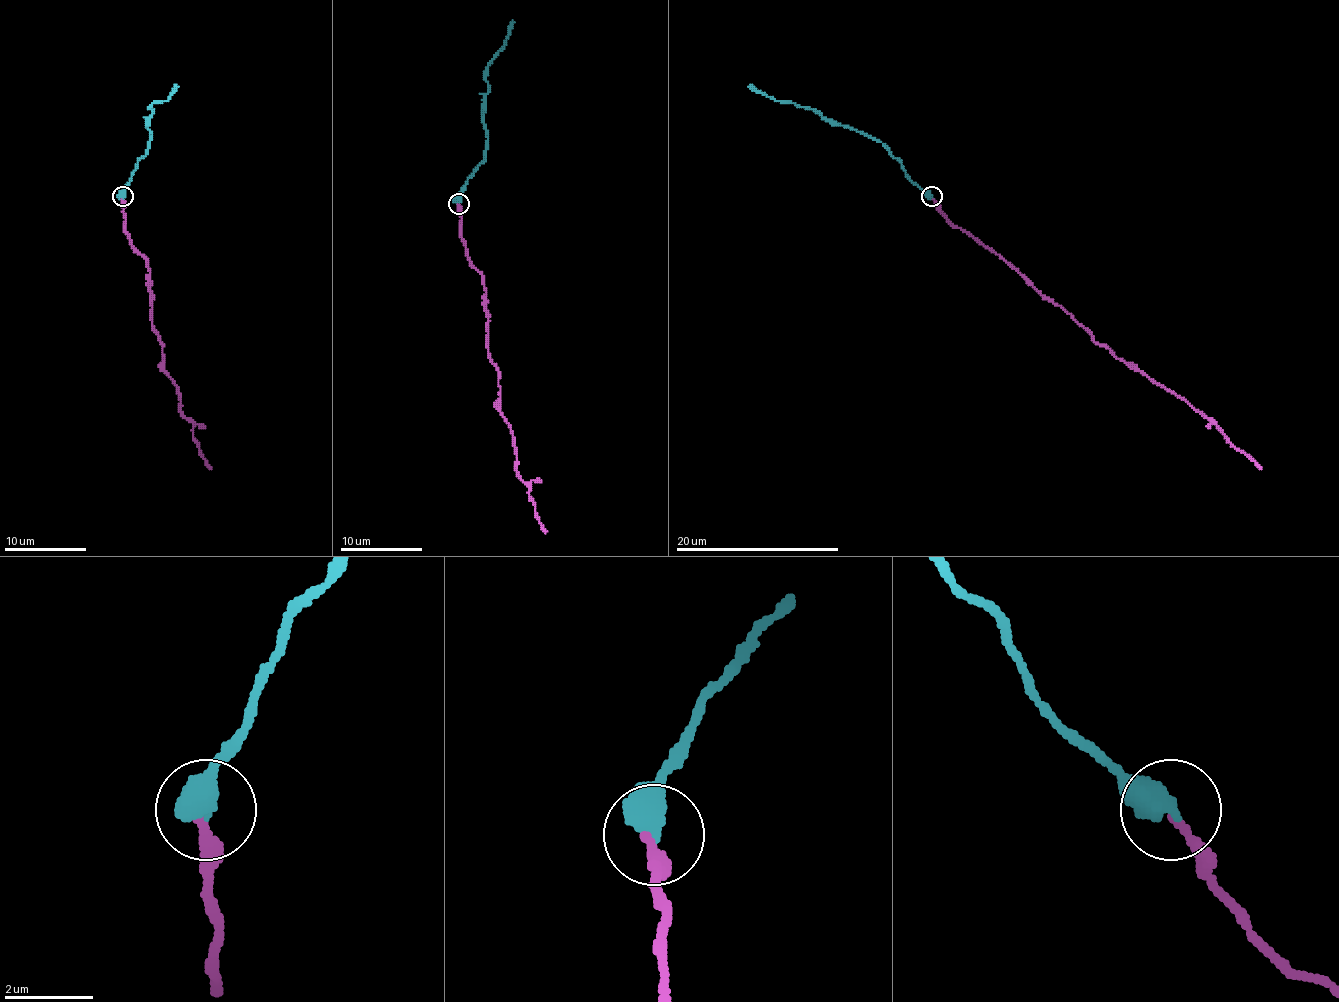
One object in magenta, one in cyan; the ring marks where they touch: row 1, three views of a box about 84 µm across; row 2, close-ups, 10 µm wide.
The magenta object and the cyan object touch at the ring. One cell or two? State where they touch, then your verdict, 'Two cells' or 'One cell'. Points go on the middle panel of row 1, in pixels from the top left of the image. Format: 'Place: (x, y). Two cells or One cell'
Place: (459, 203). One cell

